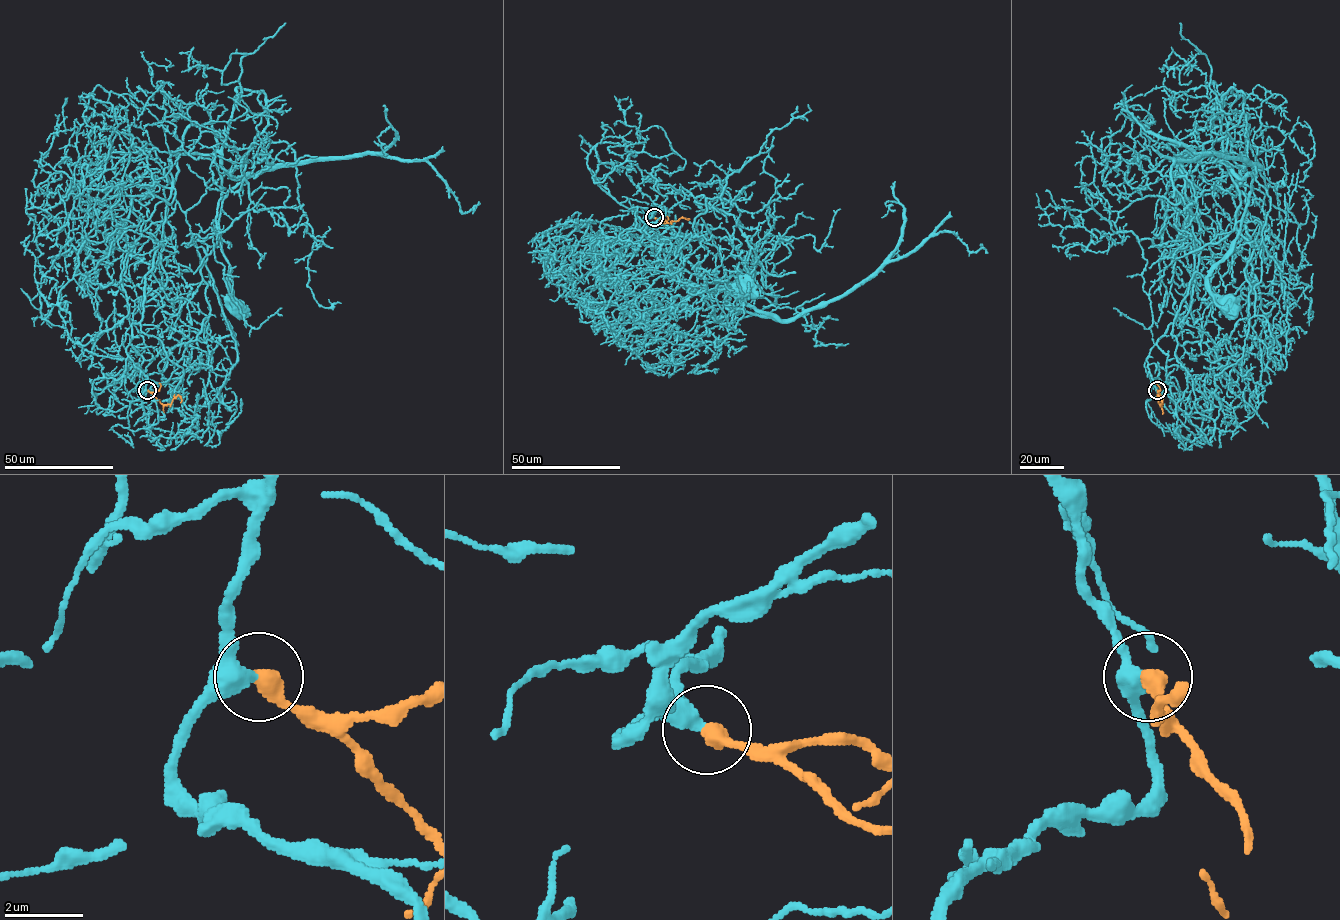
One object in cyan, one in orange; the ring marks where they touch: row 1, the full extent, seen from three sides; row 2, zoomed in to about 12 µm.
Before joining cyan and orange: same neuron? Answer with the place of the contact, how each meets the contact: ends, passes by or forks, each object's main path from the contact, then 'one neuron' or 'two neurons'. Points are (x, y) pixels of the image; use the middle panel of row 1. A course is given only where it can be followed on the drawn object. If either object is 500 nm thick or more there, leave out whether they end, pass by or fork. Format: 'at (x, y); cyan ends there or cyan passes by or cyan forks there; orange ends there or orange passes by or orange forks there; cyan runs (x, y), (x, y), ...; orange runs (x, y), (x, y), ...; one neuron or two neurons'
at (654, 217); cyan ends there; orange ends there; cyan runs (654, 218), (634, 211), (658, 258), (667, 260), (677, 240), (726, 300), (735, 268), (742, 289); orange runs (654, 218), (664, 223), (688, 218); one neuron

